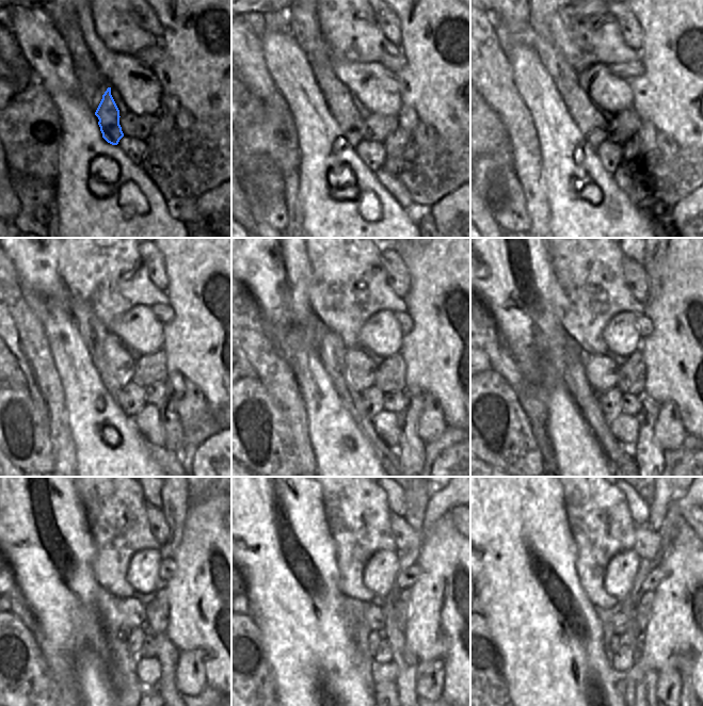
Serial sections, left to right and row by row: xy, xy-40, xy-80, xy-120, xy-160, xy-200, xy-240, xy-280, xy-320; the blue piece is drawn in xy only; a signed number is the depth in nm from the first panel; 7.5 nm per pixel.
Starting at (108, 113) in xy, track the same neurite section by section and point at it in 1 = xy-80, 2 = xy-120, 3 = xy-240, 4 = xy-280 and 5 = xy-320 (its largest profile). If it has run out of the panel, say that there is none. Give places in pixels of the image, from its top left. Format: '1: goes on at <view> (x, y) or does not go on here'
1: goes on at xy-80 (594, 126)
2: goes on at xy-120 (118, 363)
3: goes on at xy-240 (132, 611)
4: goes on at xy-280 (373, 613)
5: goes on at xy-320 (620, 622)

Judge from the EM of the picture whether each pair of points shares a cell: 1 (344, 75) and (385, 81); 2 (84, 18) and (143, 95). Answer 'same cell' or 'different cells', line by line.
1: same cell
2: same cell

